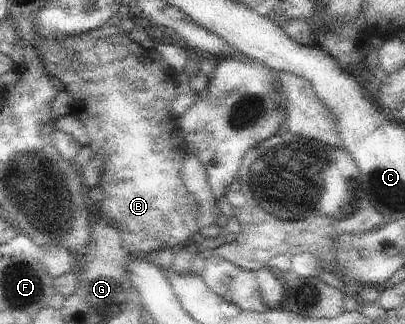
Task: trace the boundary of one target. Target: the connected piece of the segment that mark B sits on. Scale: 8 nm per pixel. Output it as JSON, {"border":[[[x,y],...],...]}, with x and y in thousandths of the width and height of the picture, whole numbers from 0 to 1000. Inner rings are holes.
{"border":[[[269,74],[257,77],[235,96],[202,102],[200,108],[165,111],[153,123],[114,123],[99,117],[91,127],[91,139],[84,139],[96,160],[96,170],[114,194],[114,216],[148,244],[156,253],[158,275],[175,293],[180,312],[180,349],[210,383],[215,410],[222,417],[222,448],[230,472],[249,469],[262,491],[264,528],[254,537],[244,574],[259,590],[259,614],[247,623],[249,664],[264,679],[279,676],[284,688],[299,688],[309,694],[309,707],[323,719],[328,738],[319,744],[301,744],[304,762],[316,772],[321,787],[338,793],[358,790],[360,781],[373,781],[383,769],[402,769],[402,756],[412,750],[417,762],[442,759],[452,762],[462,750],[472,747],[477,725],[489,719],[486,667],[489,667],[489,627],[481,605],[467,596],[459,580],[457,562],[447,552],[447,497],[464,472],[464,448],[452,435],[447,417],[442,417],[442,398],[437,398],[440,367],[427,355],[425,318],[435,296],[435,216],[417,201],[417,191],[398,173],[398,164],[388,160],[378,148],[353,148],[348,136],[333,130],[328,120],[319,120],[319,108],[296,80],[274,80]]]}

